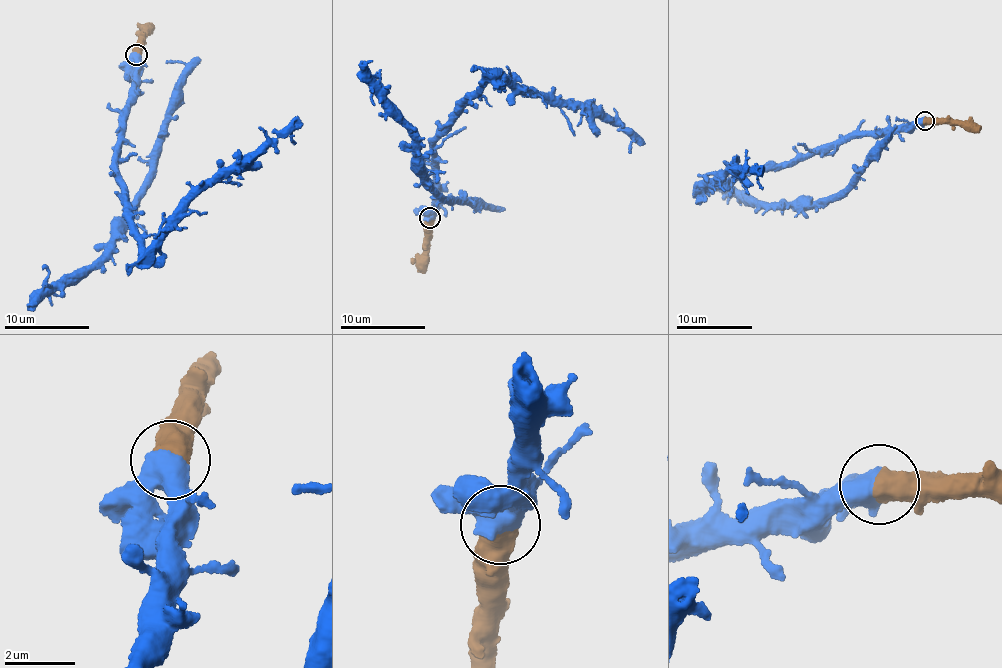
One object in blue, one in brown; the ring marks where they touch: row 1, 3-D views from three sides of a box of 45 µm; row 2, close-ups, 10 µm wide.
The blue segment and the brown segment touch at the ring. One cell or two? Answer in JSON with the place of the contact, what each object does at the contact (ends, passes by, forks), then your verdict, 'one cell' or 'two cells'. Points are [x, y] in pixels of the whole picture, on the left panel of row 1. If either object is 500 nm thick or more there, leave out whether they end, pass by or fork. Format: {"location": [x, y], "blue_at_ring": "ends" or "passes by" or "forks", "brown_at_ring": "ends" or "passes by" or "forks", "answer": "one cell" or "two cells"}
{"location": [136, 55], "answer": "one cell"}

